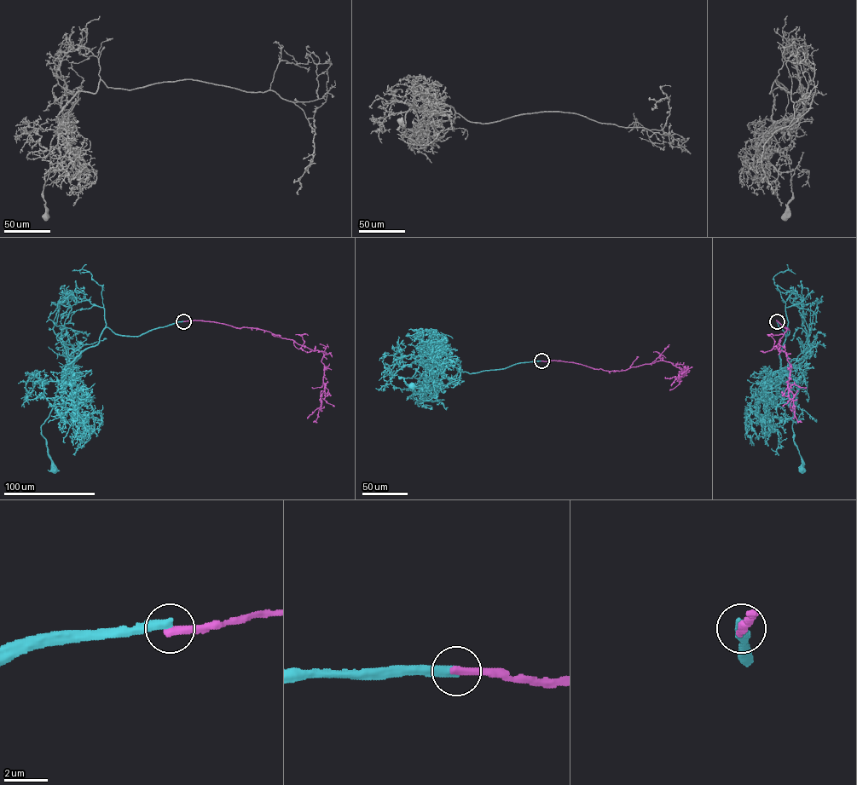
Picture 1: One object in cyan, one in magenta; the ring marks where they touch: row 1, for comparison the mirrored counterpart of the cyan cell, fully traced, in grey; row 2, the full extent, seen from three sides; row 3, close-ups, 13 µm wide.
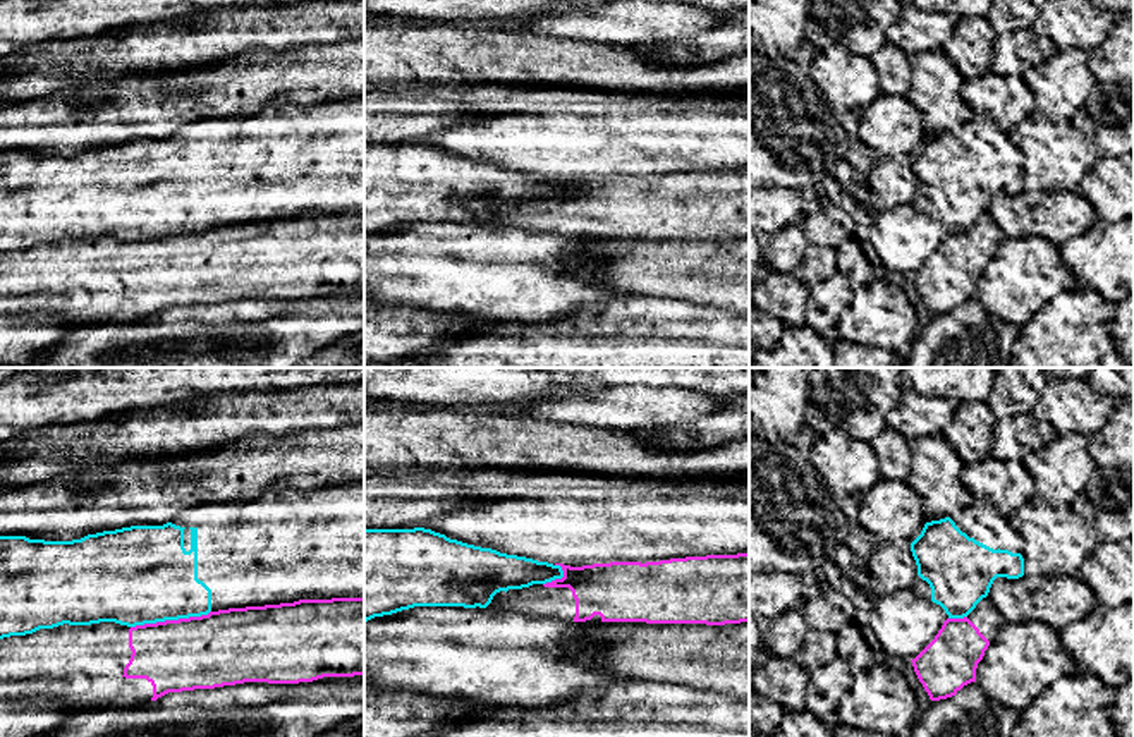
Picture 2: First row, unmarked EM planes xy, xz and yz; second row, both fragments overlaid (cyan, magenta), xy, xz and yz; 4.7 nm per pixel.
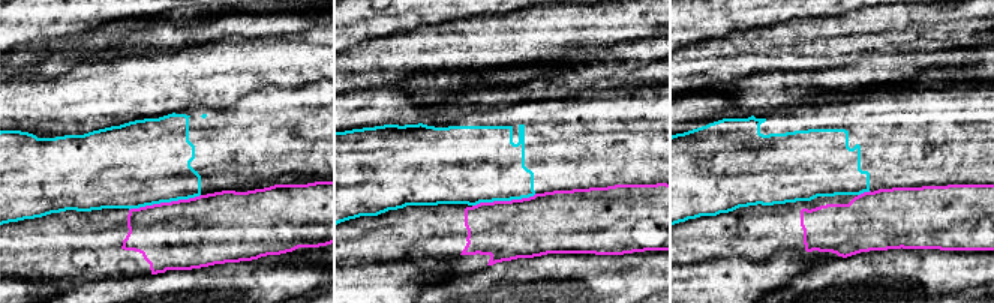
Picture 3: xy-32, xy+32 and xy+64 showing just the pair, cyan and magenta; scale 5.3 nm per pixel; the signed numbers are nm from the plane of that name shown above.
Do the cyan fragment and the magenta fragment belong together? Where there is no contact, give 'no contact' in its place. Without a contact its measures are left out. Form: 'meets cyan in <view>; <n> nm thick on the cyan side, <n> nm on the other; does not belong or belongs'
meets cyan in xy; 460 nm thick on the cyan side, 340 nm on the other; does not belong

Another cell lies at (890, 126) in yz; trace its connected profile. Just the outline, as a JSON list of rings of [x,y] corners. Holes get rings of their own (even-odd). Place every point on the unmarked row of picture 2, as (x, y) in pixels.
[[[880,94],[857,112],[857,134],[878,158],[912,158],[926,139],[916,107],[897,94]]]

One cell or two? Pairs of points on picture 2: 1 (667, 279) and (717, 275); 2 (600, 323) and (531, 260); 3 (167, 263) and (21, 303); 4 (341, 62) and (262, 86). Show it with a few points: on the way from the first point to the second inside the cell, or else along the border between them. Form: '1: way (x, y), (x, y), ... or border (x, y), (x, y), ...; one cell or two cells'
1: way (679, 275), (705, 275); one cell
2: border (619, 298), (576, 304), (542, 320); two cells
3: way (131, 299), (124, 306), (57, 304); one cell
4: way (322, 73), (280, 78); one cell

